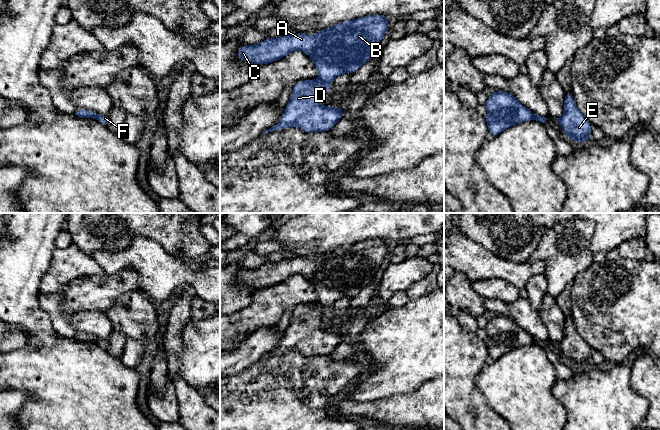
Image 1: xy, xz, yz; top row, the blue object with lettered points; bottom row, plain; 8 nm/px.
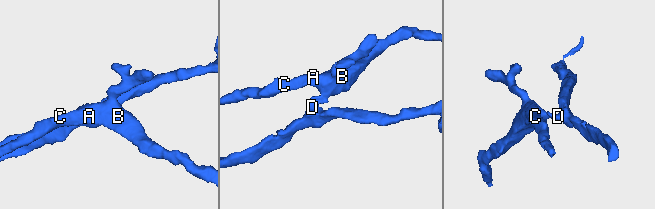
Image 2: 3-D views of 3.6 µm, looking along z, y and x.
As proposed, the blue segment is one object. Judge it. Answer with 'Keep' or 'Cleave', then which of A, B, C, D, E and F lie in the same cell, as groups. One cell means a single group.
Cleave. Groups: A B C F / D E

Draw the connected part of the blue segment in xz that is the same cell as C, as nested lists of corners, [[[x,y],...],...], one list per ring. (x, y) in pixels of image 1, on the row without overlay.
[[[382,238],[368,239],[321,253],[315,259],[296,257],[293,259],[282,259],[278,262],[267,262],[257,269],[243,269],[238,274],[237,282],[258,290],[270,288],[291,276],[302,275],[315,288],[319,303],[330,308],[335,301],[343,297],[353,298],[359,291],[371,283],[389,251],[387,240]]]

